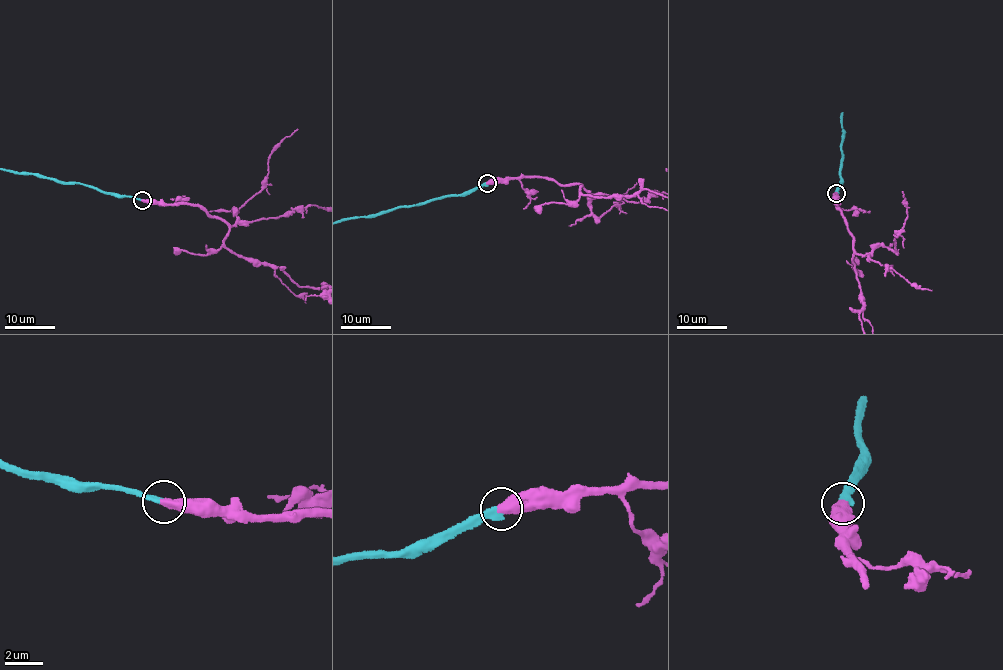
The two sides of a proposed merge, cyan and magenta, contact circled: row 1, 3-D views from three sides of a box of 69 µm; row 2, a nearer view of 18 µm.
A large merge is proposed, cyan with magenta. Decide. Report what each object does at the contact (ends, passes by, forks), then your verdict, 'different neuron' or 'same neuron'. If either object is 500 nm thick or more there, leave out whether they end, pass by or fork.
same neuron

